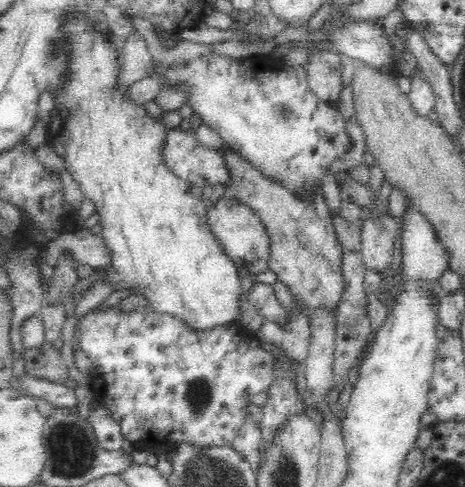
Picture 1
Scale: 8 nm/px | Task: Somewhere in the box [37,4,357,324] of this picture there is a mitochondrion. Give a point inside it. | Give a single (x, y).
(51, 47)

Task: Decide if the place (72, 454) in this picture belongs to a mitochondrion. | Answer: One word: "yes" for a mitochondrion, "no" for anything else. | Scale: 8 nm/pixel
yes

